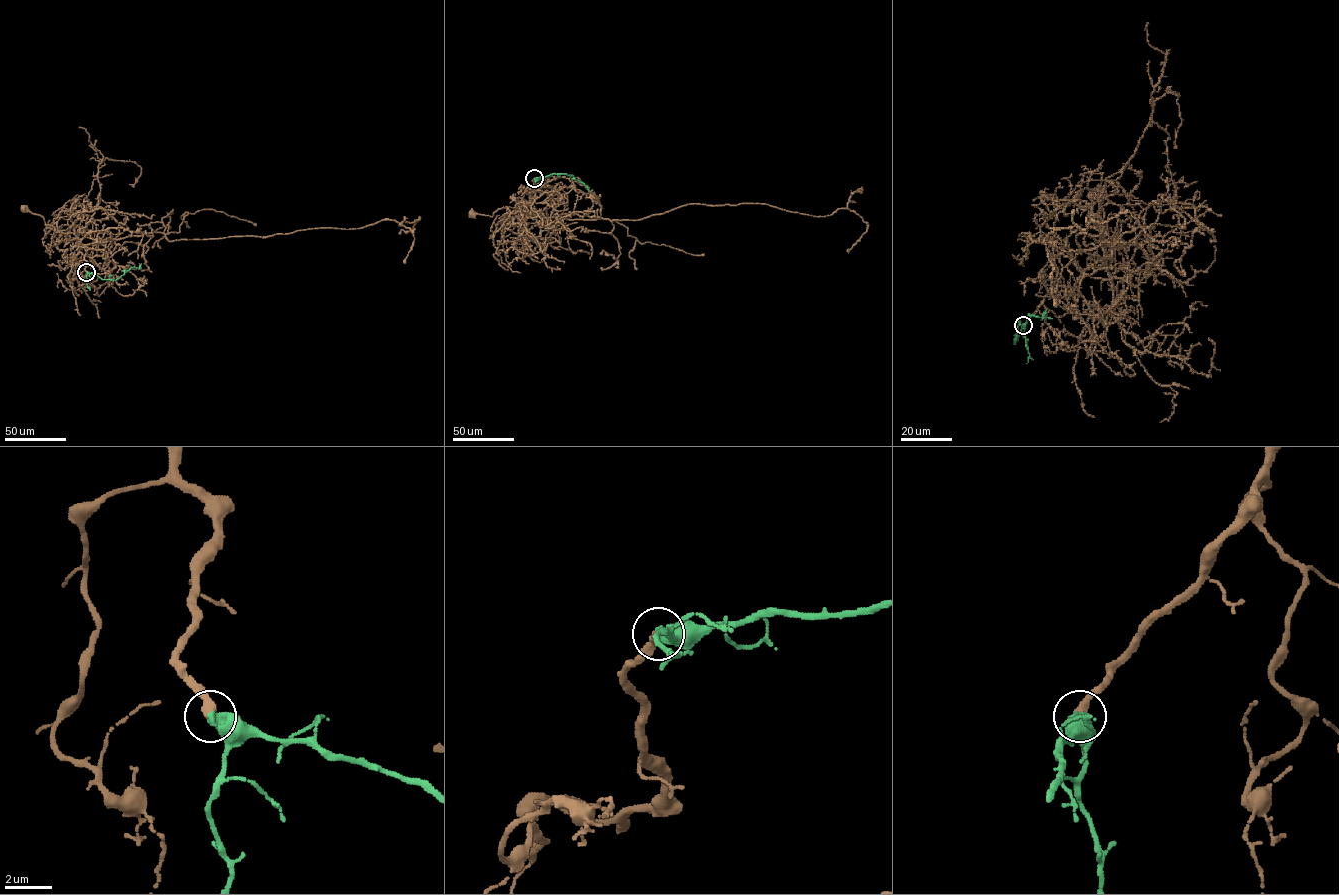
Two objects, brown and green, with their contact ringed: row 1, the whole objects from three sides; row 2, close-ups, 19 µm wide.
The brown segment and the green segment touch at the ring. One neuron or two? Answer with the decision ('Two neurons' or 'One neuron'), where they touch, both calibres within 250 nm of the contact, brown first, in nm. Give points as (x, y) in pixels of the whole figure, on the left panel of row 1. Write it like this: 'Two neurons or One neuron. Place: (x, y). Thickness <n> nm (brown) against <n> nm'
One neuron. Place: (86, 272). Thickness 400 nm (brown) against 550 nm

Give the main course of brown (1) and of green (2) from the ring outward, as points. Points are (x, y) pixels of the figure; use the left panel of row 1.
1: (86, 272), (87, 253), (83, 255), (78, 247), (78, 234), (56, 232), (42, 216), (24, 208)
2: (86, 272), (103, 279), (115, 280), (131, 267), (142, 268)

